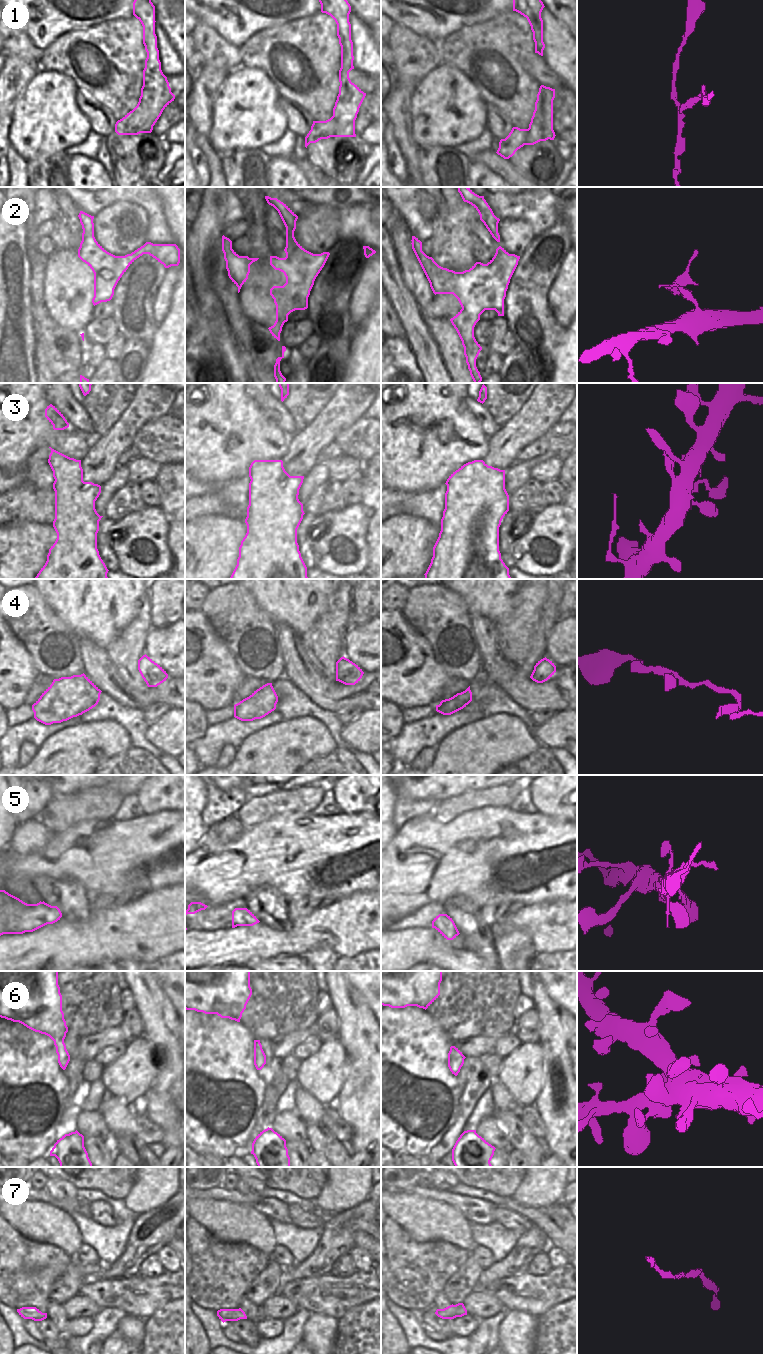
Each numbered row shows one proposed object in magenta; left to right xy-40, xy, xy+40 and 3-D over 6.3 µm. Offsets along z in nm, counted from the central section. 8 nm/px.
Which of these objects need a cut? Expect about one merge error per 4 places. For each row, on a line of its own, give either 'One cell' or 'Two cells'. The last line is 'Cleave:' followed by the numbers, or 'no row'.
1: Two cells
2: One cell
3: One cell
4: One cell
5: One cell
6: One cell
7: One cell
Cleave: 1.

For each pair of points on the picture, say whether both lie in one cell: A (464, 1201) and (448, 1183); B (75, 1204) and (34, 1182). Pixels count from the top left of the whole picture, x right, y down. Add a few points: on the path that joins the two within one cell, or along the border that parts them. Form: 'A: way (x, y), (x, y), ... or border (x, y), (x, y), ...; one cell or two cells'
A: border (433, 1186), (439, 1190), (448, 1191); two cells
B: border (32, 1188), (42, 1189); two cells

